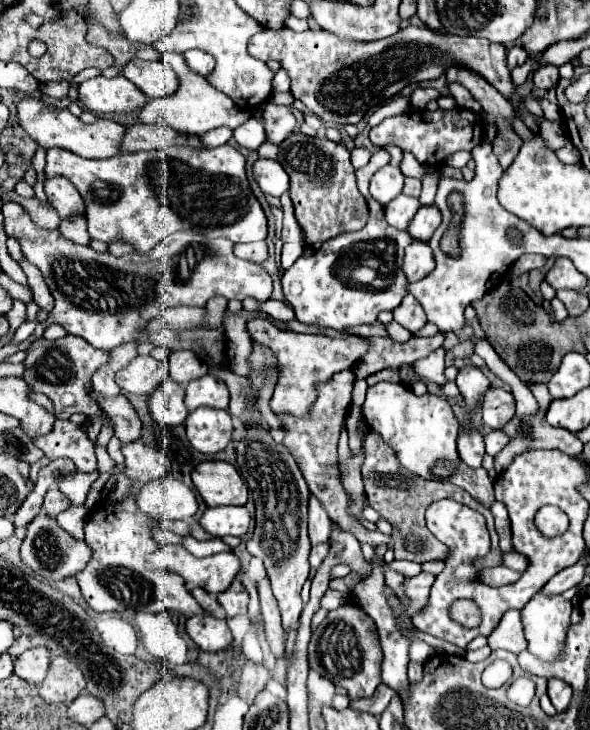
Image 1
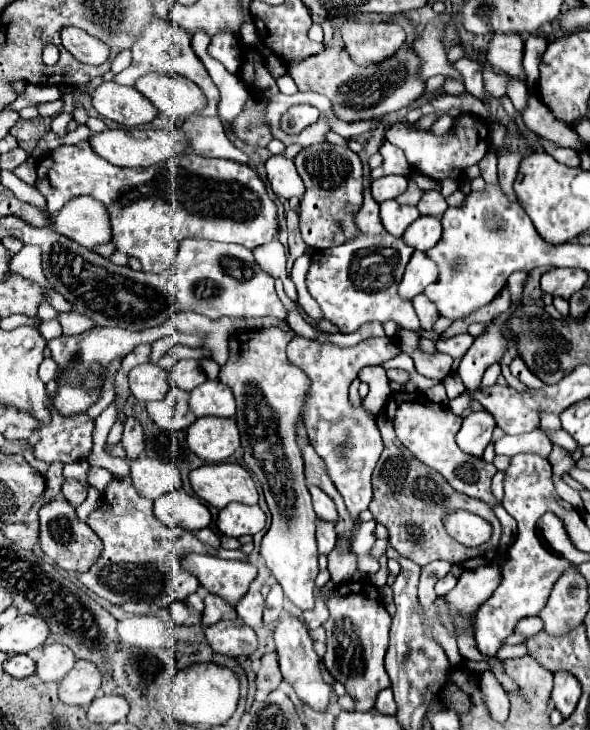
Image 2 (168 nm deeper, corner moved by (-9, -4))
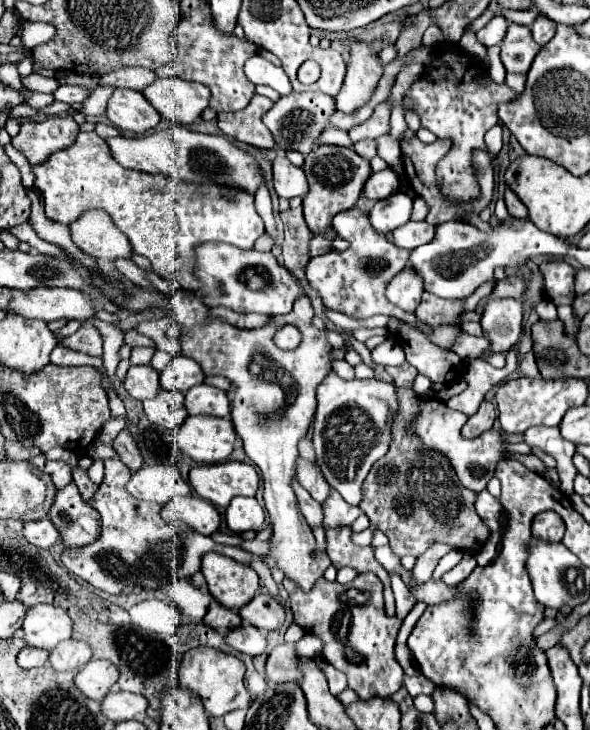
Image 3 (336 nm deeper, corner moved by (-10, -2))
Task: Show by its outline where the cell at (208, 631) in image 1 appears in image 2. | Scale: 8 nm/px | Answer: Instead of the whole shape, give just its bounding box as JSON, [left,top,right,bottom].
[205,619,257,657]

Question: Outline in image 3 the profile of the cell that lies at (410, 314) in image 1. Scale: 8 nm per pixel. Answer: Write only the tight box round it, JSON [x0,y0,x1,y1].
[416,293,464,325]

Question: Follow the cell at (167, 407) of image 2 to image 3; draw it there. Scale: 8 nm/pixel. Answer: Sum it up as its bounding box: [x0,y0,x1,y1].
[142,389,188,429]

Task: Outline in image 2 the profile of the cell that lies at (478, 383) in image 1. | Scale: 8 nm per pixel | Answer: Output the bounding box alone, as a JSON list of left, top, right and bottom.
[457,323,507,389]

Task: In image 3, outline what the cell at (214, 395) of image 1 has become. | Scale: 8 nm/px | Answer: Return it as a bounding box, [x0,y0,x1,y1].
[186,383,230,417]

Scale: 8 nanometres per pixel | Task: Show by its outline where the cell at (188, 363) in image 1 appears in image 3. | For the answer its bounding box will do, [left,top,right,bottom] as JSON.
[160,355,204,393]

